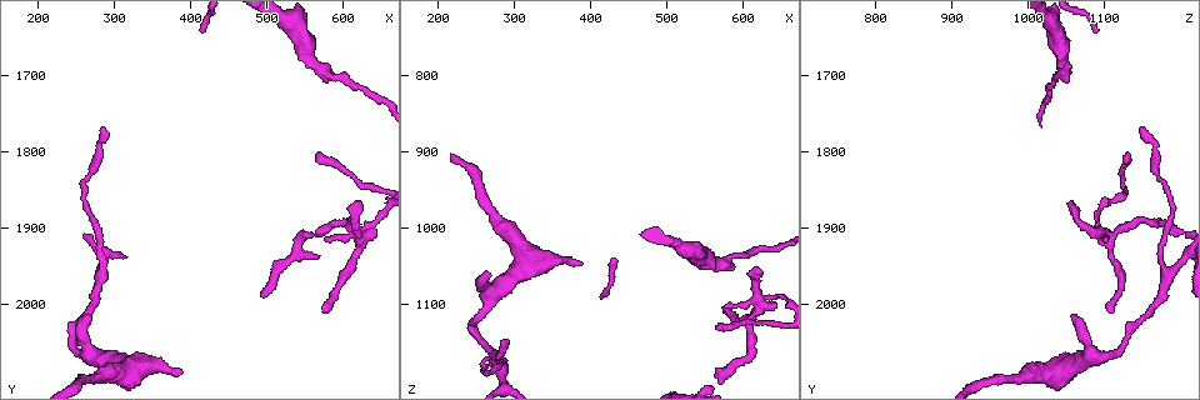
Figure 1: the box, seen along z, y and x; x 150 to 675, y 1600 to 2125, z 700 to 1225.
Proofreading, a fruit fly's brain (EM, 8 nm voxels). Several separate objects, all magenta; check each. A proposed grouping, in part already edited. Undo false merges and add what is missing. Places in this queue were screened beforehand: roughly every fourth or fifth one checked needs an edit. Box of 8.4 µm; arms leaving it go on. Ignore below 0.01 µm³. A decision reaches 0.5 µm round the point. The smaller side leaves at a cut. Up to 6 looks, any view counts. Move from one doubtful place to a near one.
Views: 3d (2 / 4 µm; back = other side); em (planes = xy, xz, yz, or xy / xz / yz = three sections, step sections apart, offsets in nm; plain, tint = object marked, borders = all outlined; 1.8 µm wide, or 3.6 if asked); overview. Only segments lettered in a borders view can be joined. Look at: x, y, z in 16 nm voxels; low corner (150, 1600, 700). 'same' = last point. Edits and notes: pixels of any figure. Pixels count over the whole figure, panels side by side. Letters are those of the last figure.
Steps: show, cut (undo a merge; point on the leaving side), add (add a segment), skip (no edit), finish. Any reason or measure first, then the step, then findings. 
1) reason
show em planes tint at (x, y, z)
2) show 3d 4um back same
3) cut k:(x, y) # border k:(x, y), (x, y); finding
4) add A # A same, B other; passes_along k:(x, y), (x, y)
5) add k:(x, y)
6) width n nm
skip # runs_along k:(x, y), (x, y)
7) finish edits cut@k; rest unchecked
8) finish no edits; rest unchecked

tapers out
show 3d 4um at (575, 2005, 1110)

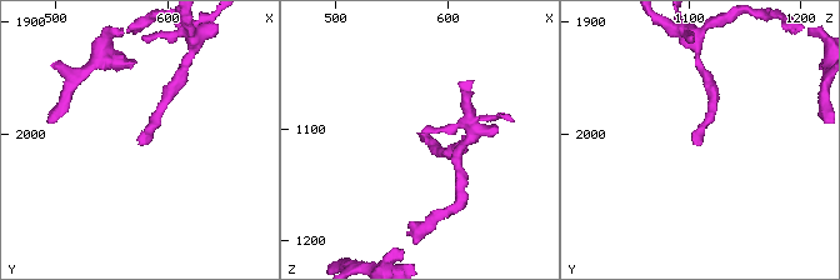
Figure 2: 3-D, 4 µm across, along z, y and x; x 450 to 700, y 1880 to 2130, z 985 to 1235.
show em yz step 4 borders at (574, 2010, 1112)

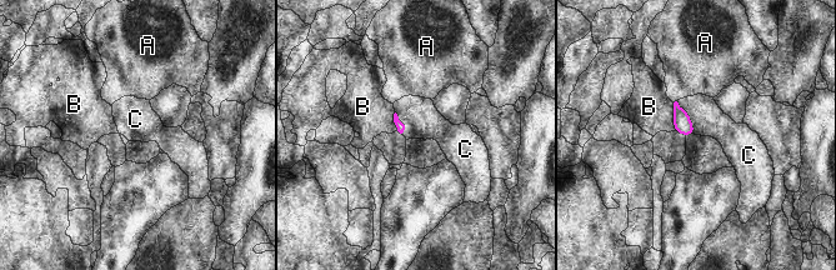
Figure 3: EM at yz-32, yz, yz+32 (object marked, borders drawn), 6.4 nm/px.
skip # A other, B other, C other; none of them fits

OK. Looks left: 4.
an open end
show 3d 2um at (385, 2090, 1050)

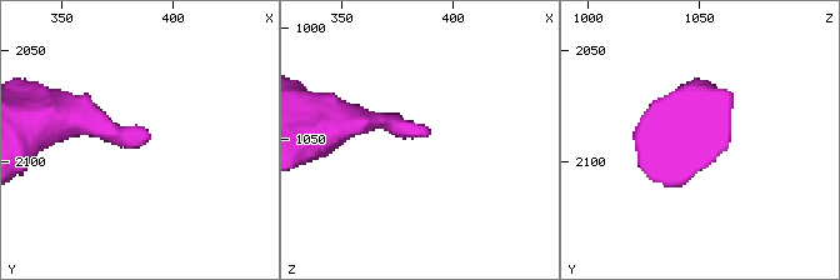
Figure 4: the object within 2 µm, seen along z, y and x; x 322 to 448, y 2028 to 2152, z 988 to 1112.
shape alone is not enough
show em planes plain at (389, 2090, 1047)

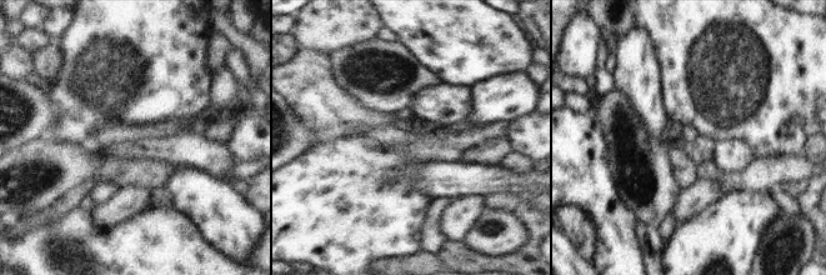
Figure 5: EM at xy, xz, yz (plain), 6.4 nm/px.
what lies round it
show em planes borders same

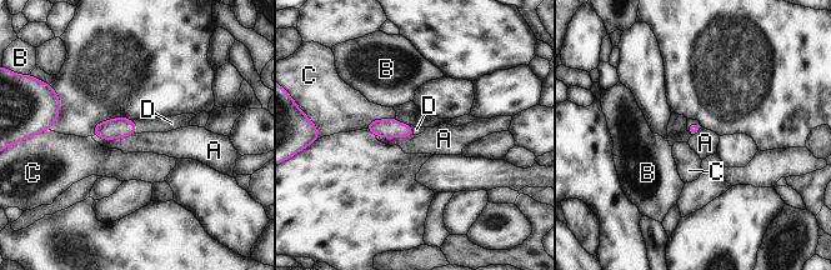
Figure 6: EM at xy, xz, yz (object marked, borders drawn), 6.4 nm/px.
add D # A other, B other, C other, D same; passes_along 6:(116, 128), (135, 126), (171, 123); it goes on there

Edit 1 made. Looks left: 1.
finish edits add@6; rest unchecked

